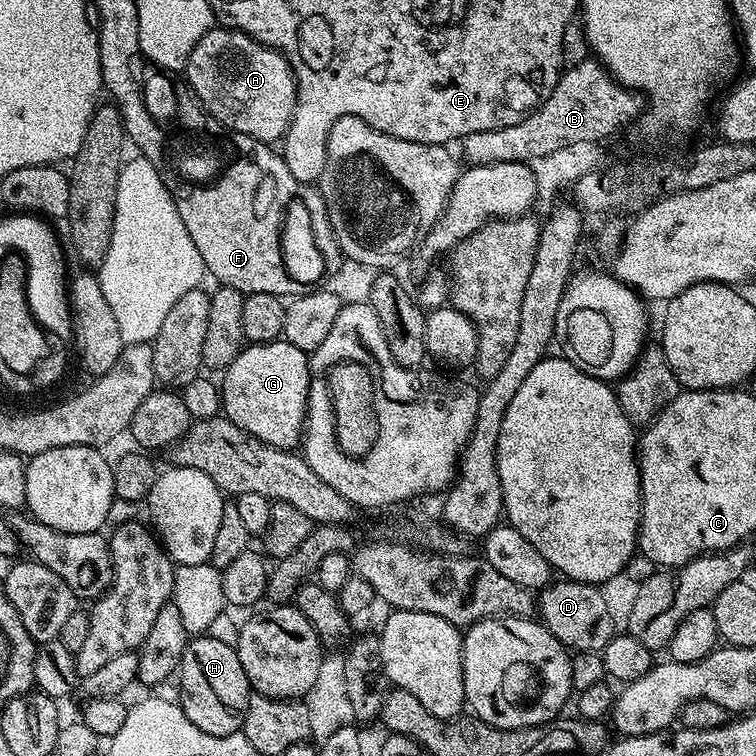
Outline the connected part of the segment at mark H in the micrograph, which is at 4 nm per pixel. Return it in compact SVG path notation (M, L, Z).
M193 635L189 639L178 669L178 703L198 730L215 736L229 736L243 729L244 715L254 693L246 678L246 670L242 670L242 662L238 662L235 647L212 635Z

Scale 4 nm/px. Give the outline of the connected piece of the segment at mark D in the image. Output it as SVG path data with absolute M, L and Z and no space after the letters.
M556 578L539 589L538 616L550 634L554 634L554 638L558 638L558 642L562 642L573 653L603 653L604 647L618 632L618 626L610 618L599 587L577 580Z

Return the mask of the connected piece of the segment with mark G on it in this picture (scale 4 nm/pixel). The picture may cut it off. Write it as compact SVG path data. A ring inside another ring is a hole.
M283 338L271 340L268 344L248 344L240 351L238 358L234 358L234 362L223 369L224 381L220 380L218 384L223 415L246 434L270 446L295 449L301 443L304 422L308 419L309 359L309 353L298 350L298 346L290 346L290 342Z

